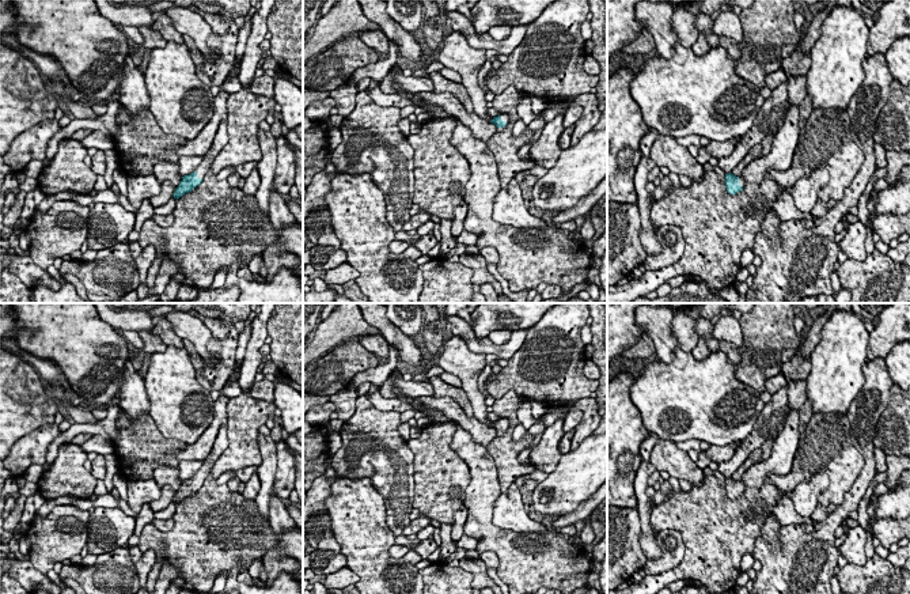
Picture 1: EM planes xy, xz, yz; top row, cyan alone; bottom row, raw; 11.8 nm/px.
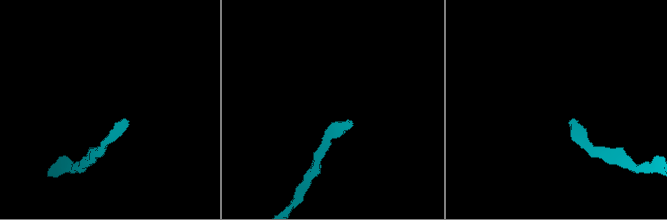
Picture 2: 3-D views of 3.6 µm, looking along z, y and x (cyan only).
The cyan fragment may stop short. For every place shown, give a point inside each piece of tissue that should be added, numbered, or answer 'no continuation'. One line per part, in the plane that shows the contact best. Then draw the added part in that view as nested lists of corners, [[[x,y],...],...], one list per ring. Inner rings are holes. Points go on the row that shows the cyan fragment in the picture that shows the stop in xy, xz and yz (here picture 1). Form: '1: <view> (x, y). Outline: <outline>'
1: xy (222, 135). Outline: [[[224,120],[219,125],[219,129],[216,132],[216,136],[209,151],[194,170],[197,173],[197,178],[204,178],[205,173],[211,169],[213,159],[217,156],[217,154],[227,143],[228,143],[227,120]]]

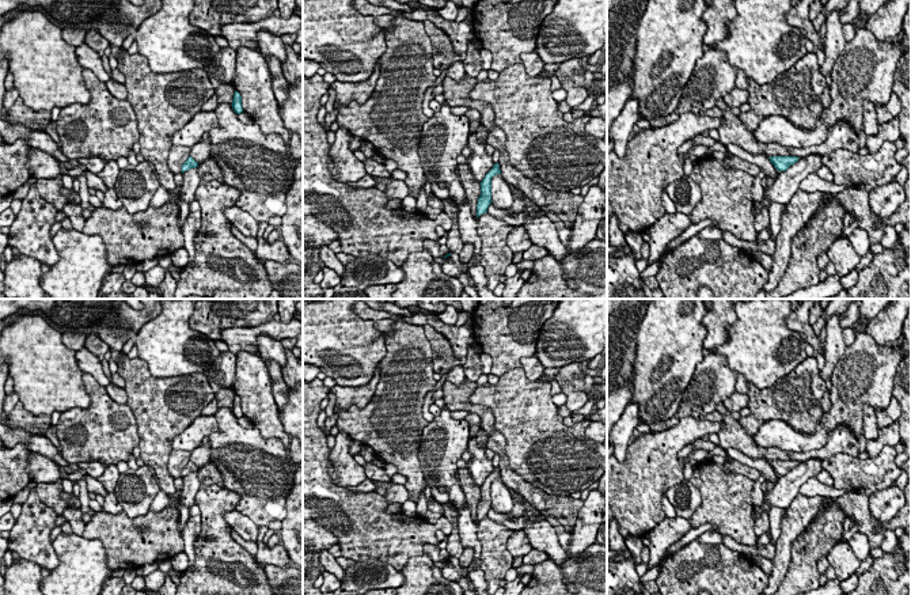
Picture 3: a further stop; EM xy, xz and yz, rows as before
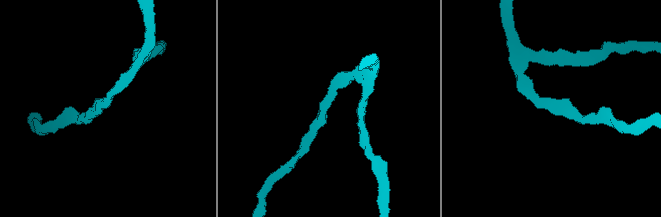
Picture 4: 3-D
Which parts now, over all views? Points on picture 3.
no continuation

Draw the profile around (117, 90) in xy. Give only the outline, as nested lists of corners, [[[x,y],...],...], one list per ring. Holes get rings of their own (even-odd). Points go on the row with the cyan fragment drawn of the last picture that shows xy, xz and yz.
[[[110,79],[110,80],[106,82],[106,86],[107,86],[109,92],[110,92],[114,98],[122,99],[122,101],[126,99],[128,91],[126,91],[125,84],[121,84],[121,83]]]

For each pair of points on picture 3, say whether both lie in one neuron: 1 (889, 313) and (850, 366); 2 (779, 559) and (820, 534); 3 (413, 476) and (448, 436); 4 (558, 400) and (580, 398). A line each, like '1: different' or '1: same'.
1: different
2: different
3: different
4: different

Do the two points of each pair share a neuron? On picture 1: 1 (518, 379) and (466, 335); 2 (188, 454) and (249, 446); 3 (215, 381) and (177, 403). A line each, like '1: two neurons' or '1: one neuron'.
1: two neurons
2: two neurons
3: two neurons

